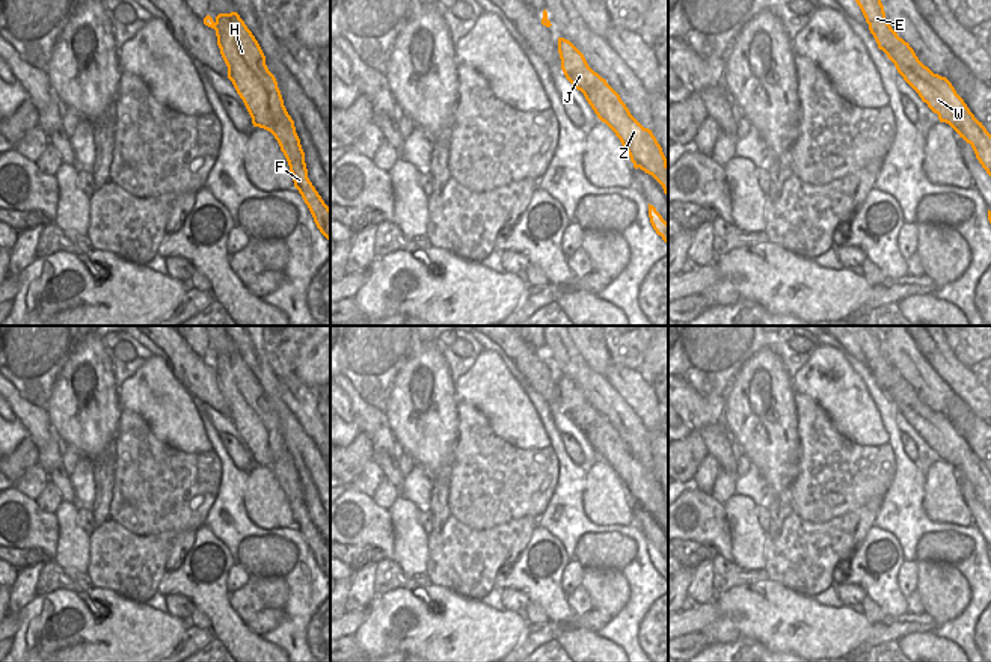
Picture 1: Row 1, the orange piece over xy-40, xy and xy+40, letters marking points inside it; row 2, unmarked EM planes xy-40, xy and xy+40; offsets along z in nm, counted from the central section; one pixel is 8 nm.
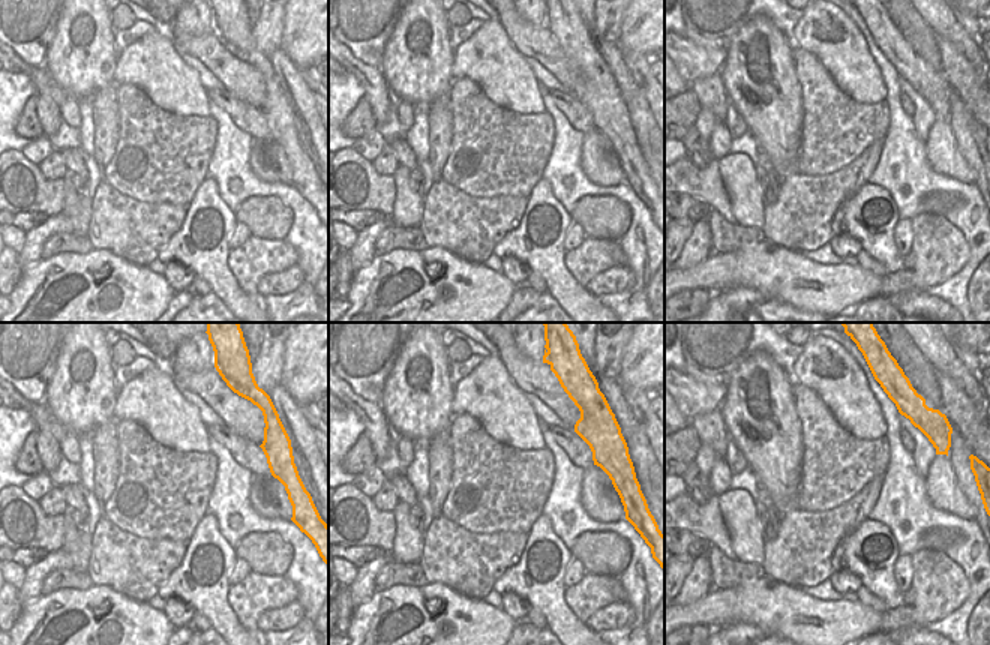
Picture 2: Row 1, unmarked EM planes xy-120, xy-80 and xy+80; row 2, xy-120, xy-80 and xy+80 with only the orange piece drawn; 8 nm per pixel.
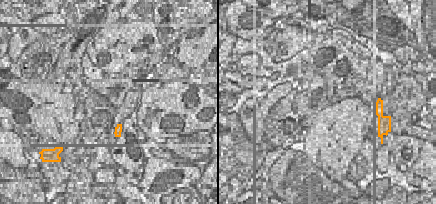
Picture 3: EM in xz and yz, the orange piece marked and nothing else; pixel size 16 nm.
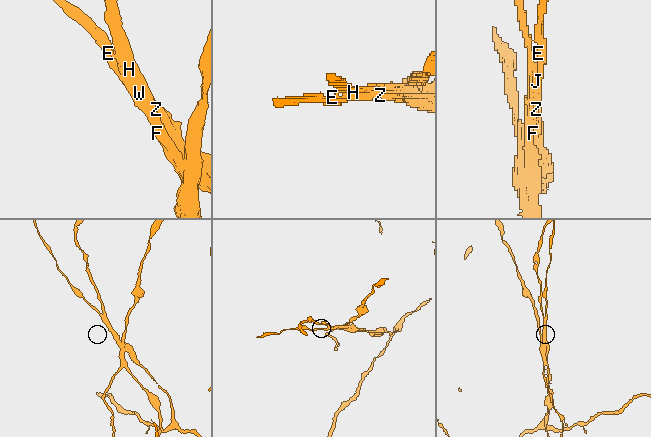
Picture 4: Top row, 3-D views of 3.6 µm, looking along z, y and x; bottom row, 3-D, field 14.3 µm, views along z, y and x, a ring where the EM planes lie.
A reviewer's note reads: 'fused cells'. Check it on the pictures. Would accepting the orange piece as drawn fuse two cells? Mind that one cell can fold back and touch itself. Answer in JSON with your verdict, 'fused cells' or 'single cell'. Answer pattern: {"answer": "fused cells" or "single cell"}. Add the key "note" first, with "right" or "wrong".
{"note": "right", "answer": "fused cells"}

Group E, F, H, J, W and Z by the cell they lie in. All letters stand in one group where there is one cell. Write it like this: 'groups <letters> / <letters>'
groups E W Z / F H J

